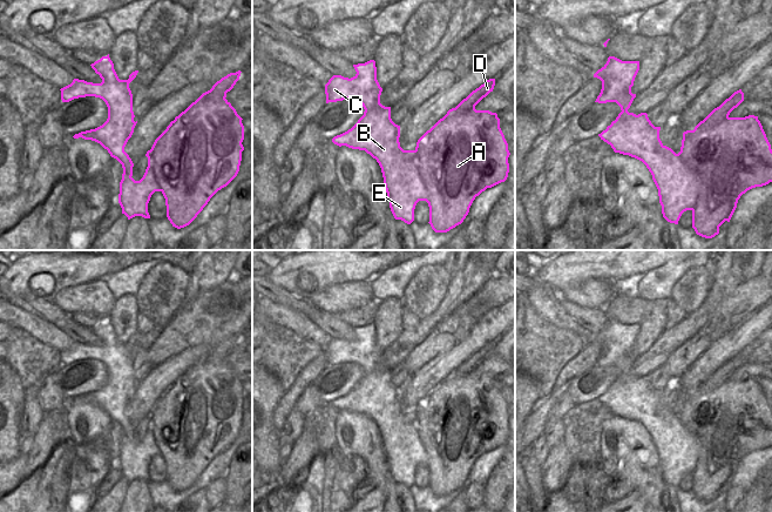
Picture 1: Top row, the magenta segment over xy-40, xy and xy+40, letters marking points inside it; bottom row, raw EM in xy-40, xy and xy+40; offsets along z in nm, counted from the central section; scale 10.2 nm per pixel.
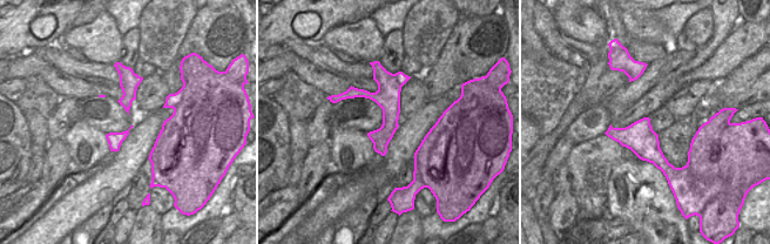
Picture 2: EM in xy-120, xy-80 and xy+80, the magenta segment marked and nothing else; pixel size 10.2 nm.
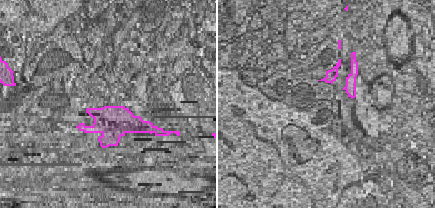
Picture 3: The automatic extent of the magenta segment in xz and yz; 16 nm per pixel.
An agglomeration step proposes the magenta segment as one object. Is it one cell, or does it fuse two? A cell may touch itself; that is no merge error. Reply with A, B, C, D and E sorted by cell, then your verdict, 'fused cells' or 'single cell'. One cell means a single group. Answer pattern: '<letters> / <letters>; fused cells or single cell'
A B C D E; single cell

